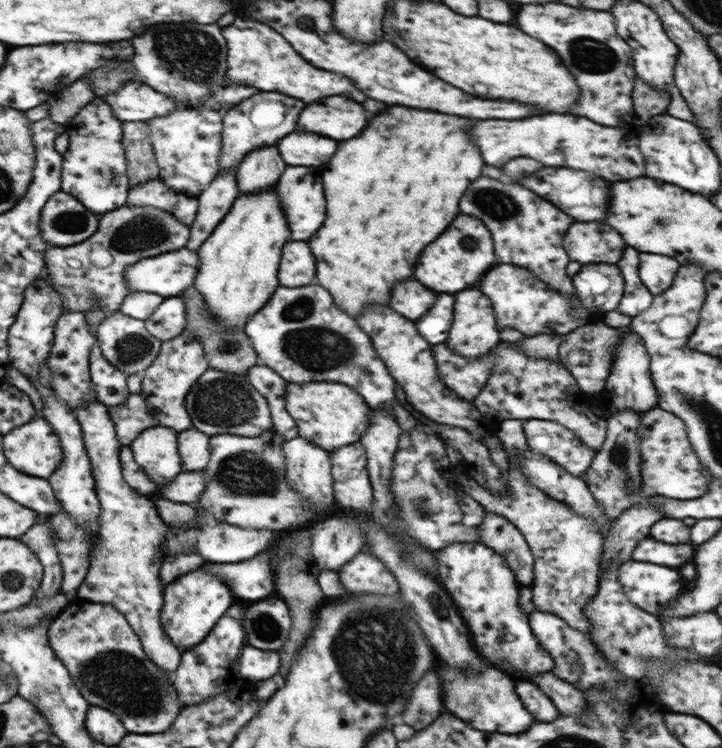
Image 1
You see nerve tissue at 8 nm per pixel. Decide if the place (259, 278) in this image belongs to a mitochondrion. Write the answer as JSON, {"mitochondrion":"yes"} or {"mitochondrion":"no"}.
{"mitochondrion":"no"}

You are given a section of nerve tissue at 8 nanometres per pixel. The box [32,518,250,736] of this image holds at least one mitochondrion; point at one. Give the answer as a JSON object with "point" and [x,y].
{"point":[118,677]}

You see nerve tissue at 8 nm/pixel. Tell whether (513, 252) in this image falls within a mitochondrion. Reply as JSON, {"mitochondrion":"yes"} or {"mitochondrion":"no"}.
{"mitochondrion":"no"}

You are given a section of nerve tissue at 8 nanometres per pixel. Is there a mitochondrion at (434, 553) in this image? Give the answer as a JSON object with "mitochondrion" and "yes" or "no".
{"mitochondrion":"no"}

